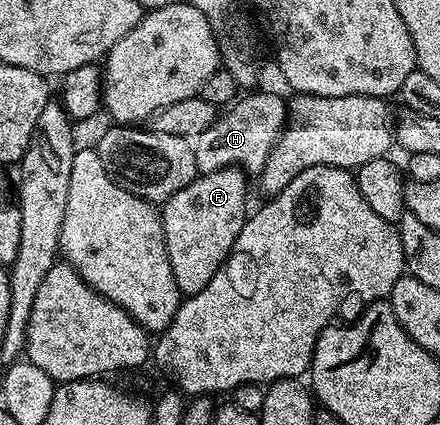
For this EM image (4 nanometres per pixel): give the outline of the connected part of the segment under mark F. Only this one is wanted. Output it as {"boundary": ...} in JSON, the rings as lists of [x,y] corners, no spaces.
{"boundary":[[[222,169],[198,174],[177,195],[162,202],[161,216],[165,231],[165,247],[169,251],[169,267],[177,279],[180,294],[201,291],[217,275],[227,261],[237,235],[249,216],[247,209],[248,174],[242,169]]]}

